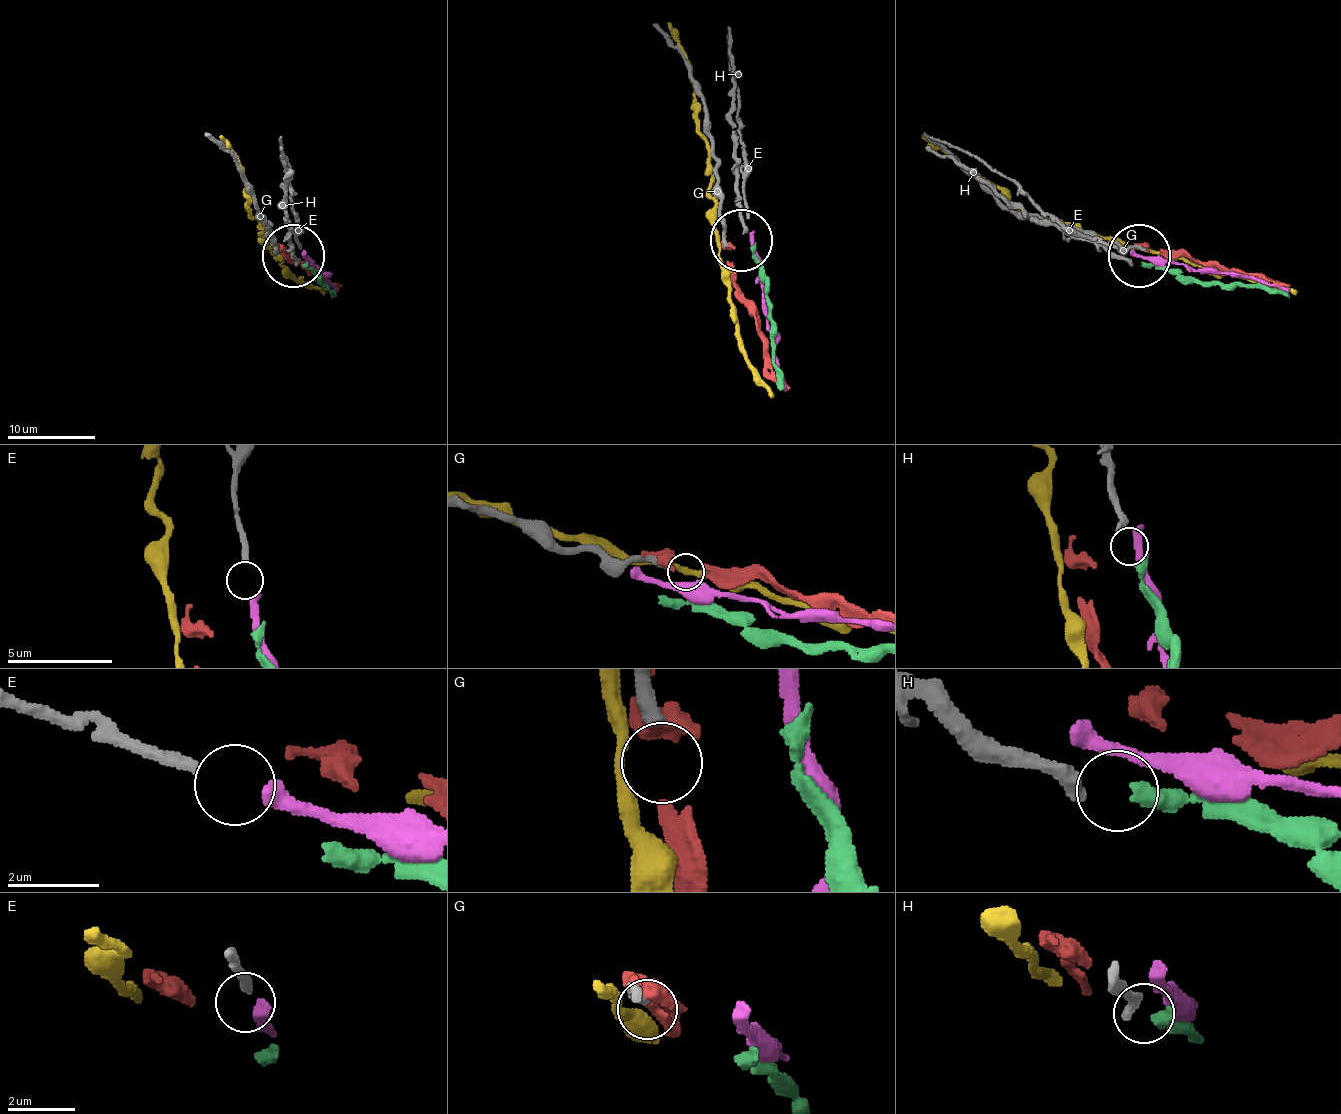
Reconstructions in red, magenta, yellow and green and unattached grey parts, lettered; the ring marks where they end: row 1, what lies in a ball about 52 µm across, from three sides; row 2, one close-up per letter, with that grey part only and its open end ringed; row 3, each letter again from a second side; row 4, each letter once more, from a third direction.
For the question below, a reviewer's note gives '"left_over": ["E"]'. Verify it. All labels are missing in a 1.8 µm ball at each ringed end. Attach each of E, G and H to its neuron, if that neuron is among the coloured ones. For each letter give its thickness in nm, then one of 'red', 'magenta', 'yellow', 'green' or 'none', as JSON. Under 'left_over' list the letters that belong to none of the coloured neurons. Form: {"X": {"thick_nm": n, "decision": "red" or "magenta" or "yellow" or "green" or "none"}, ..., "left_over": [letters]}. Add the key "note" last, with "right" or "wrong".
{"E": {"thick_nm": 280, "decision": "magenta"}, "G": {"thick_nm": 320, "decision": "none"}, "H": {"thick_nm": 360, "decision": "green"}, "left_over": ["G"], "note": "wrong"}

